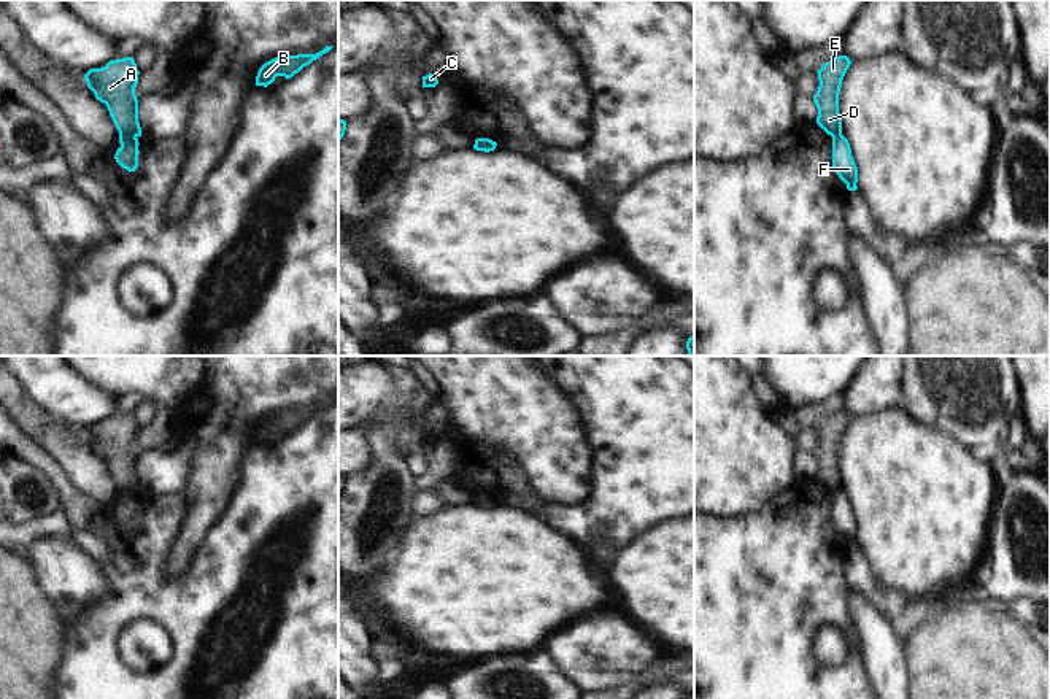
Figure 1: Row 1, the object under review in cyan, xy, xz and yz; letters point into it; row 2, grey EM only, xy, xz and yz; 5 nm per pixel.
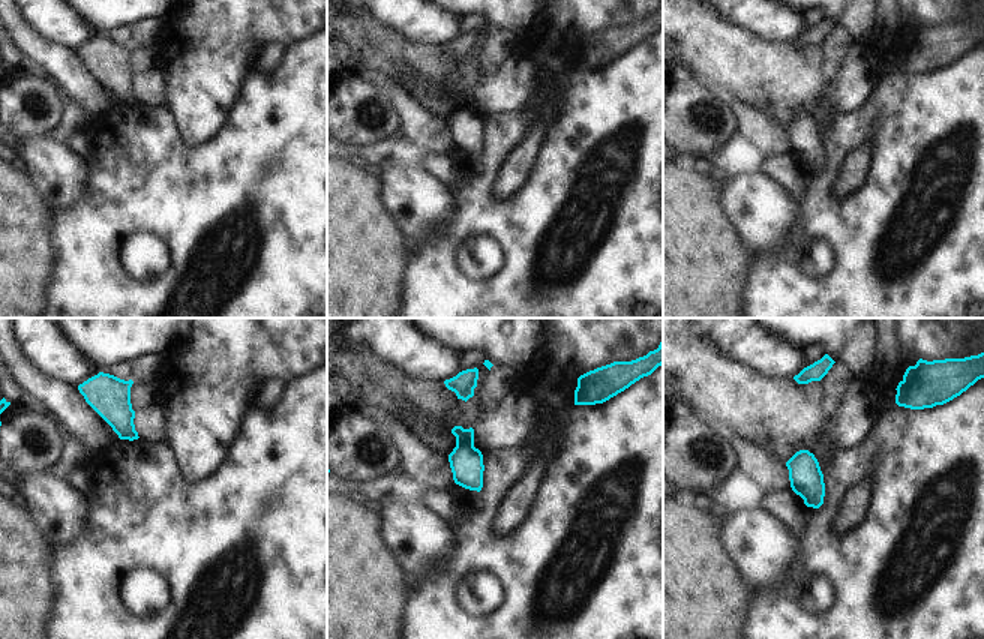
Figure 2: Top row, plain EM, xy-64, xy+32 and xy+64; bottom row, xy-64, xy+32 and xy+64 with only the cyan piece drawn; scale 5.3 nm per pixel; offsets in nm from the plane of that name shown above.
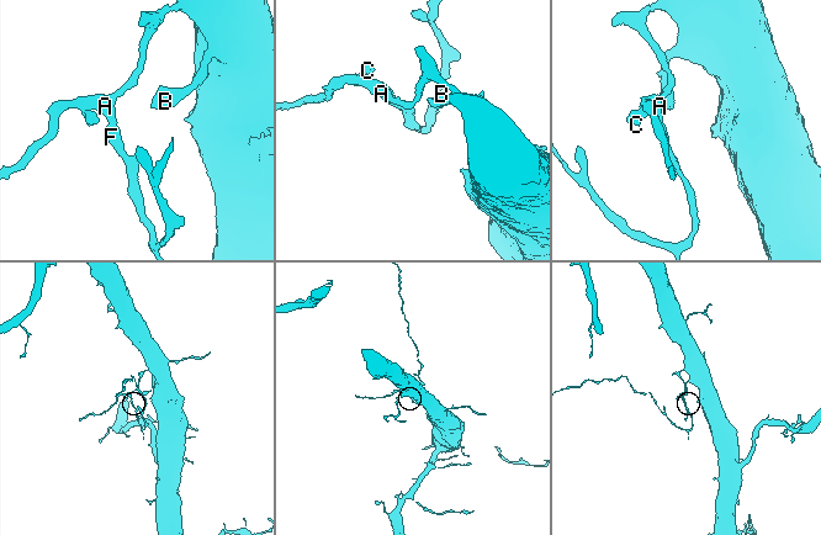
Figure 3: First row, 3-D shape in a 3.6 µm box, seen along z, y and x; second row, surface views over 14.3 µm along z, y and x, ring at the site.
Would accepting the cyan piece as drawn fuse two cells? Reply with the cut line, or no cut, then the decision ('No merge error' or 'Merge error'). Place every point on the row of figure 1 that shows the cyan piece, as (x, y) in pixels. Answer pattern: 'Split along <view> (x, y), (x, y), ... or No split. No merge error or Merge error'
Split along xy (119, 135), (135, 137). Merge error.

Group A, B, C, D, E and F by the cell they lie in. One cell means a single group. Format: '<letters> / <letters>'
A B C D E / F

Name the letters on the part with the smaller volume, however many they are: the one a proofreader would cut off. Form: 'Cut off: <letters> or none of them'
Cut off: F

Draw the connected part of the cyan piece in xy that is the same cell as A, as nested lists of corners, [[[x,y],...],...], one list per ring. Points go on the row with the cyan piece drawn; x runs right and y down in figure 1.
[[[133,57],[110,60],[102,68],[91,68],[84,79],[95,98],[106,105],[119,137],[141,137],[138,122],[138,84]]]

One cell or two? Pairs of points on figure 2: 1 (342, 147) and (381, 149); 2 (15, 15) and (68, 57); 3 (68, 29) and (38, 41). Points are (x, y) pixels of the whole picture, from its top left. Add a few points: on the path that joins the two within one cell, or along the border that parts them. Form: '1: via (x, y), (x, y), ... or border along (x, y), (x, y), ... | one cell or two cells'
1: via (351, 152), (372, 152) | one cell
2: via (23, 30), (53, 57) | one cell
3: border along (23, 15), (53, 42), (66, 44), (77, 51) | two cells

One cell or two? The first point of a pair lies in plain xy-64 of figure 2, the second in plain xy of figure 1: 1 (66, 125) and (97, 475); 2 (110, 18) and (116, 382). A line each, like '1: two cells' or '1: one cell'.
1: two cells
2: one cell

